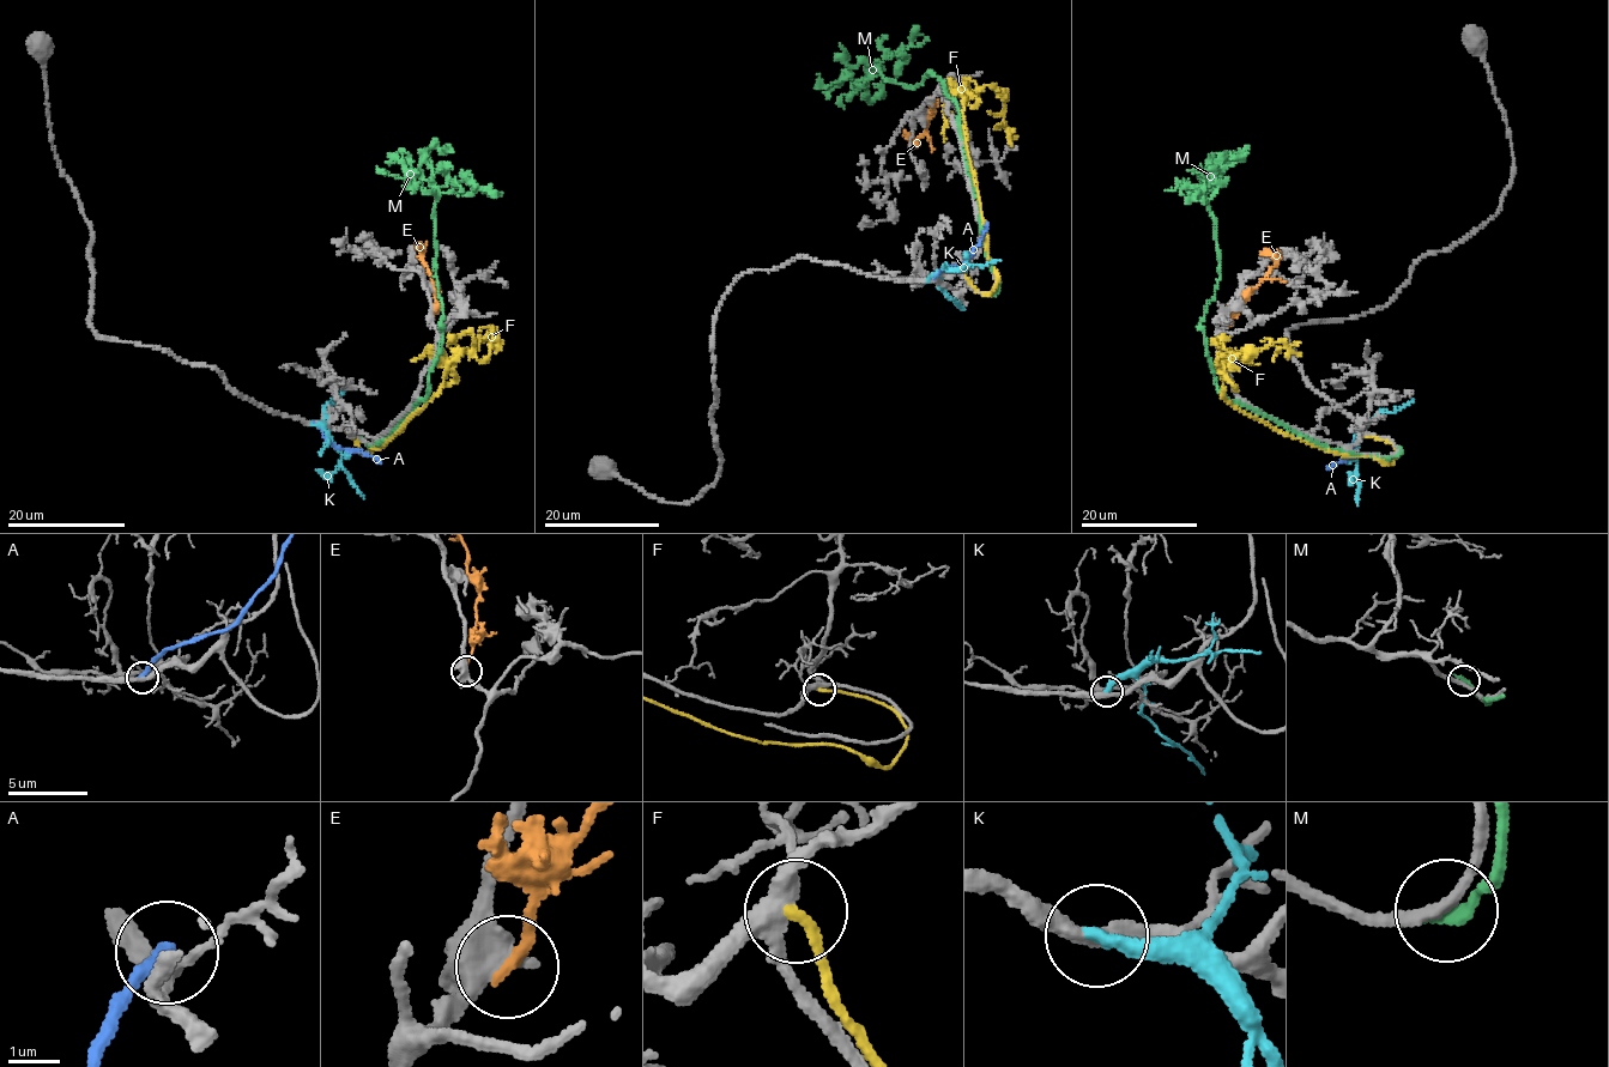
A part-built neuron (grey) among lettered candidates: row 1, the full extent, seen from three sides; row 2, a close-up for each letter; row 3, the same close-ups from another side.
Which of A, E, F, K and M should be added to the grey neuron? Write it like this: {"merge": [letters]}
{"merge": []}

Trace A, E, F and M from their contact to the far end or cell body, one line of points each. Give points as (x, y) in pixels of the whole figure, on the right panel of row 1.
A: (1363, 426), (1358, 432), (1354, 455), (1326, 468)
E: (1229, 325), (1234, 310), (1275, 261), (1271, 254), (1260, 253)
F: (1366, 436), (1392, 446), (1391, 464), (1228, 402), (1229, 355), (1232, 370), (1244, 349), (1284, 343), (1274, 361)
M: (1399, 449), (1386, 458), (1334, 450), (1217, 388), (1201, 319), (1219, 277), (1205, 182), (1244, 152), (1229, 159)

